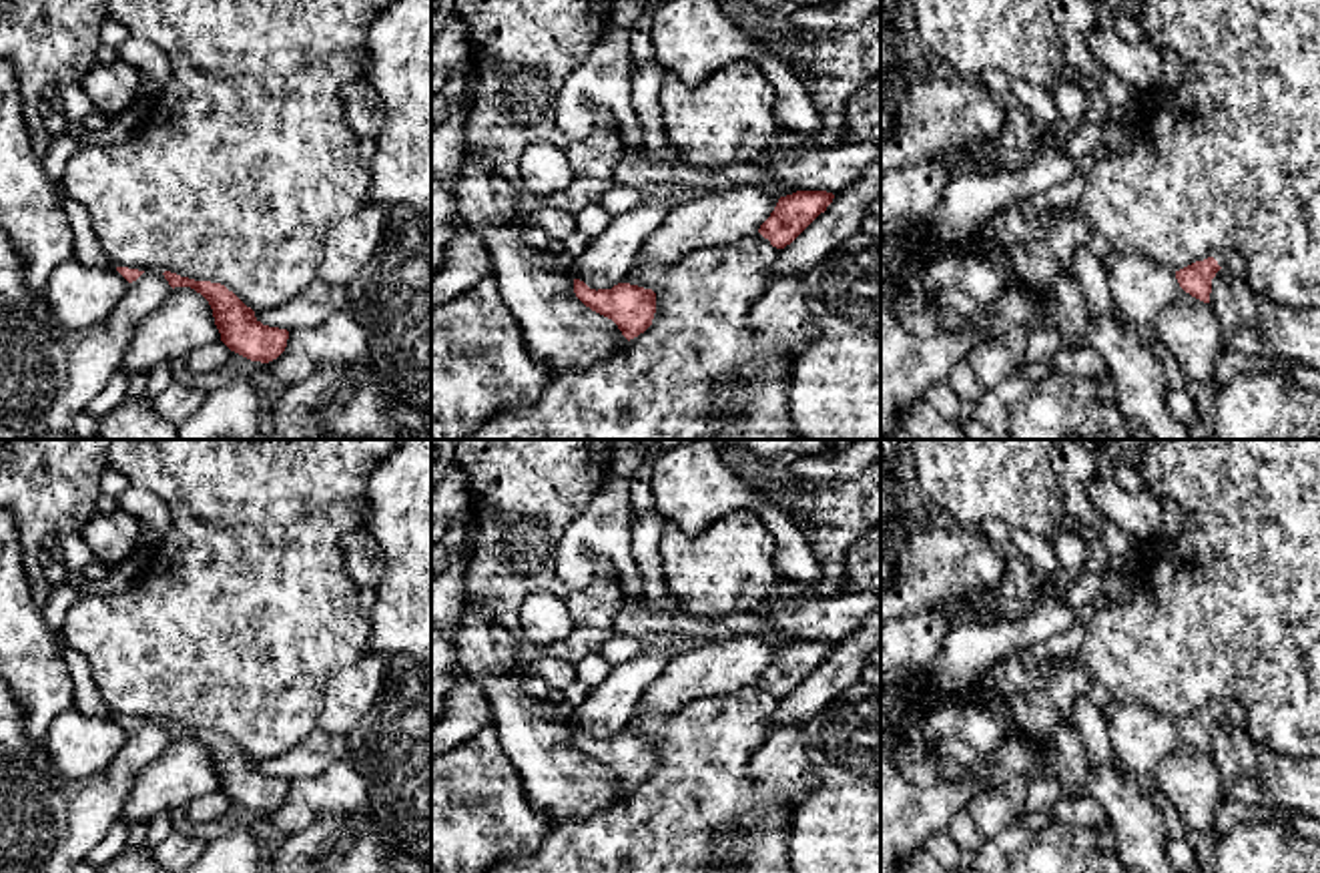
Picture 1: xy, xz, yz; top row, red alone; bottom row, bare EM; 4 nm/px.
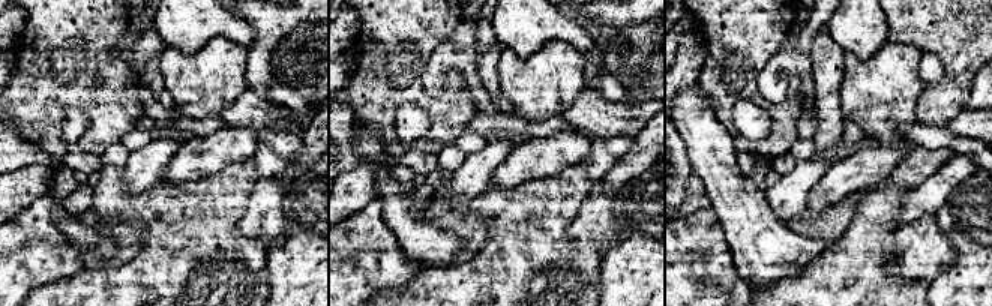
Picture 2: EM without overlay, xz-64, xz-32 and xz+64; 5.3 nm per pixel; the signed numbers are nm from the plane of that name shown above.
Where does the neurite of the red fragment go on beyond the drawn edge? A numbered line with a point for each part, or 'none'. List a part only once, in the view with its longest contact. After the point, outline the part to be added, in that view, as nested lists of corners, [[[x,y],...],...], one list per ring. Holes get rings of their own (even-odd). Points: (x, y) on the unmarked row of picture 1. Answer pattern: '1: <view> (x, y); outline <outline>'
1: yz (1234, 713); outline [[[1224,700],[1214,706],[1222,718],[1234,724],[1246,724],[1246,710],[1240,702]]]

